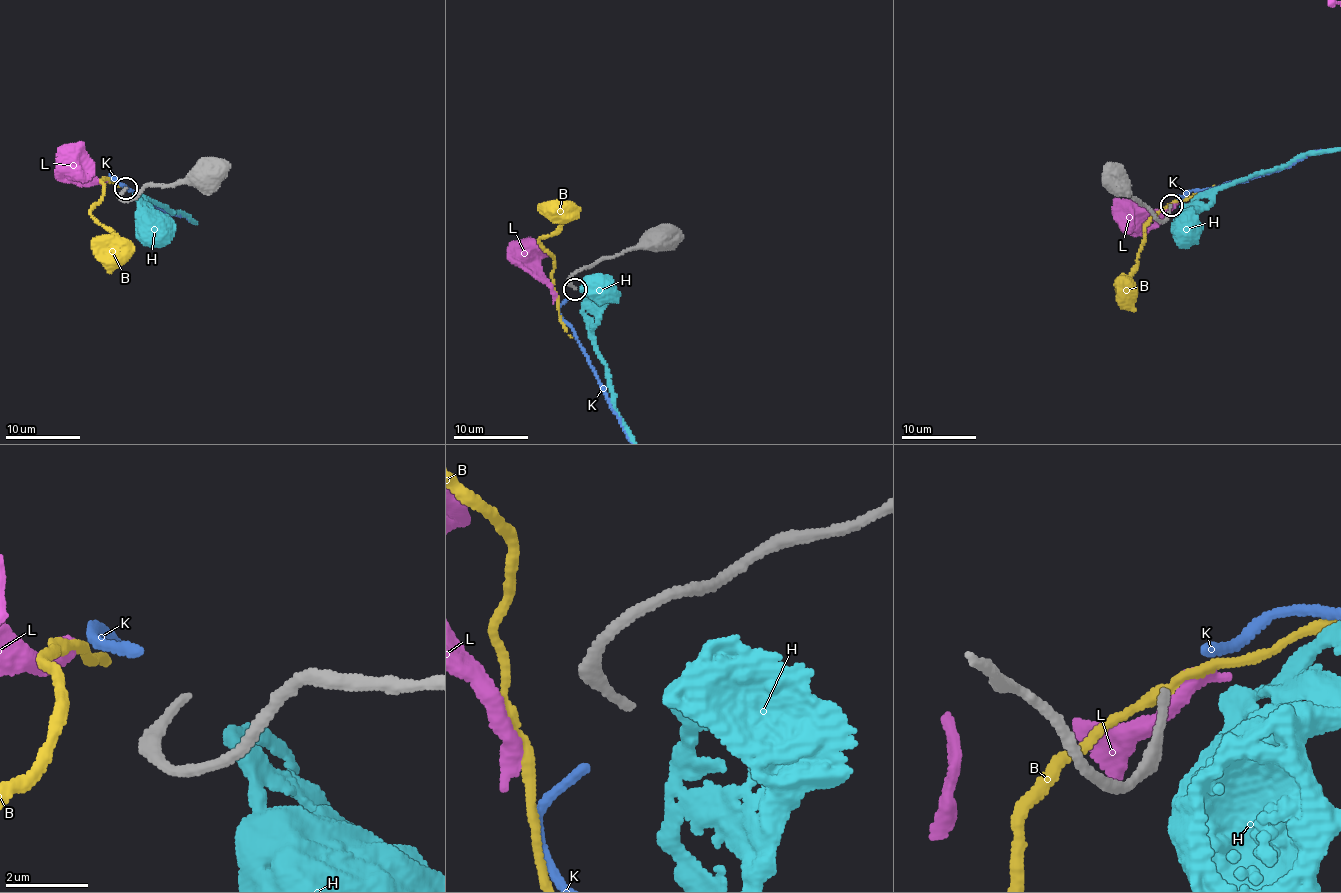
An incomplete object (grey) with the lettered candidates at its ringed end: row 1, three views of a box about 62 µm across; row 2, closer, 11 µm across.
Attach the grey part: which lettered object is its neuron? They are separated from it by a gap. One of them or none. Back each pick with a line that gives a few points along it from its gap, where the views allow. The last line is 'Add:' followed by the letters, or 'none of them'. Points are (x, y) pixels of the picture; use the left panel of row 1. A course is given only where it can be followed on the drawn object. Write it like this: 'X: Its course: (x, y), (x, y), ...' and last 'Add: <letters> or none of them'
Add: K

